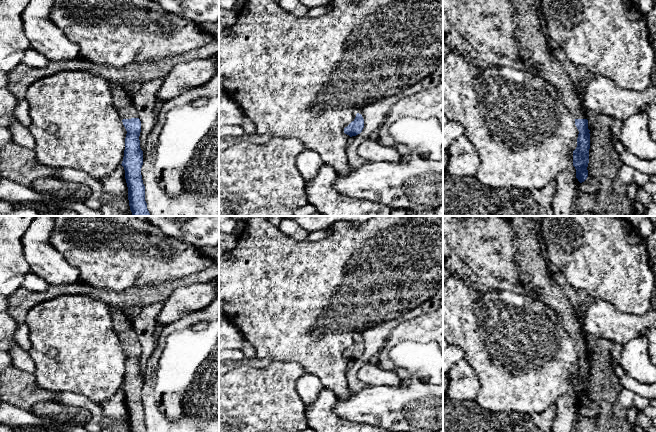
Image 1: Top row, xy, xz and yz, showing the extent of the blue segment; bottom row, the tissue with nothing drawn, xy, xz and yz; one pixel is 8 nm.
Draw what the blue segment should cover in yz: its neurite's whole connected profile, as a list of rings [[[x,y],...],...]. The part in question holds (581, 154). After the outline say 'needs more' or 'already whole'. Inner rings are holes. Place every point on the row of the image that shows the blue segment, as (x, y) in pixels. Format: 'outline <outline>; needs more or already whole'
outline [[[510,0],[512,15],[517,25],[516,43],[521,61],[531,65],[536,74],[549,82],[558,92],[563,105],[572,113],[579,131],[577,147],[573,151],[573,166],[580,183],[588,177],[590,130],[586,99],[571,81],[561,63],[552,55],[540,24],[537,0]]]; needs more

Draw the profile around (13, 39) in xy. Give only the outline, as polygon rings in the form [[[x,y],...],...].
[[[0,0],[0,57],[15,55],[31,47],[22,14],[30,0]]]

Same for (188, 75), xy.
[[[202,58],[176,65],[164,78],[157,101],[169,101],[184,92],[206,84],[218,72],[211,58]]]

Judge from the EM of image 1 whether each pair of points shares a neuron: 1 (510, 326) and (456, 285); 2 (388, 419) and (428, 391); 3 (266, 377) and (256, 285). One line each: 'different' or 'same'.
1: same
2: same
3: different

